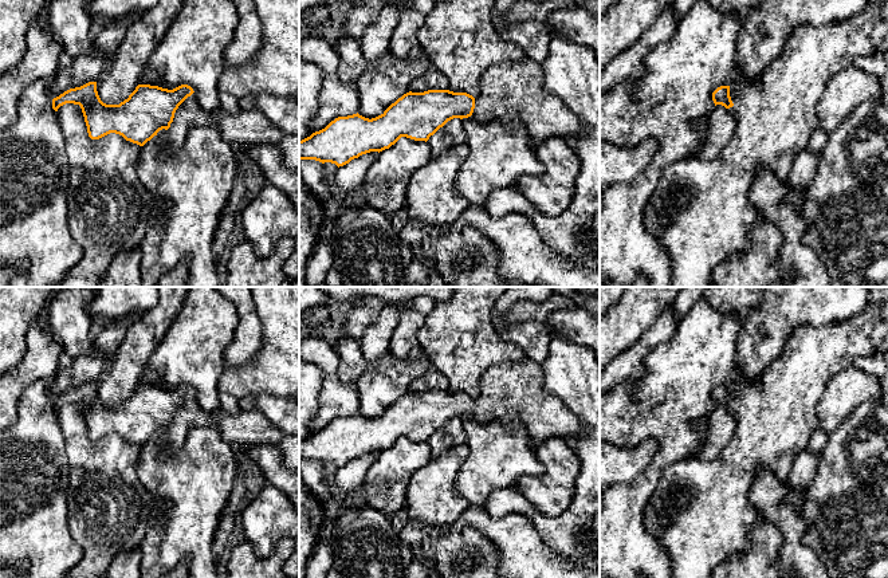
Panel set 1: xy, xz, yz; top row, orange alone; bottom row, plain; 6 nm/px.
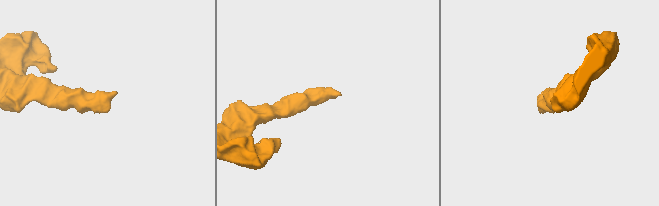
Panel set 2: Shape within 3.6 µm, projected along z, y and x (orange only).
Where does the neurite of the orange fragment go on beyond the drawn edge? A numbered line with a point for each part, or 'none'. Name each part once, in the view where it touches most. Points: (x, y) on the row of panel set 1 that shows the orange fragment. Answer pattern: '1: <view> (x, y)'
1: xy (246, 128)

